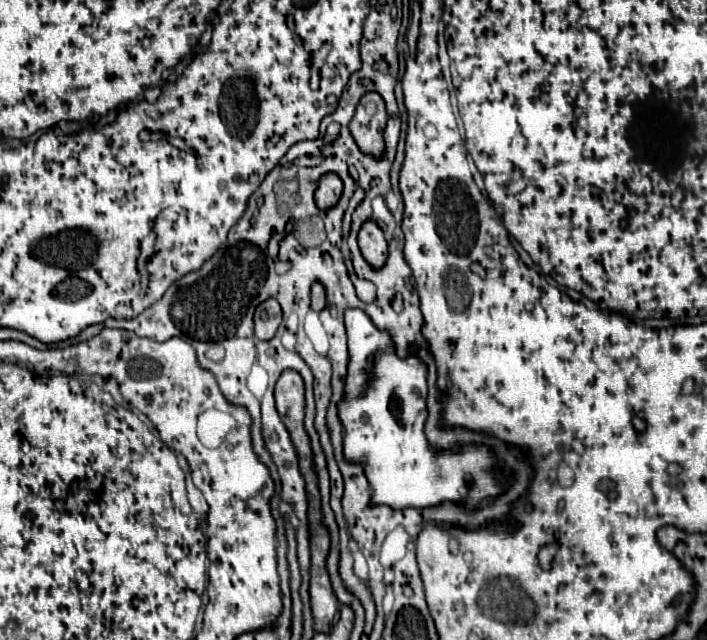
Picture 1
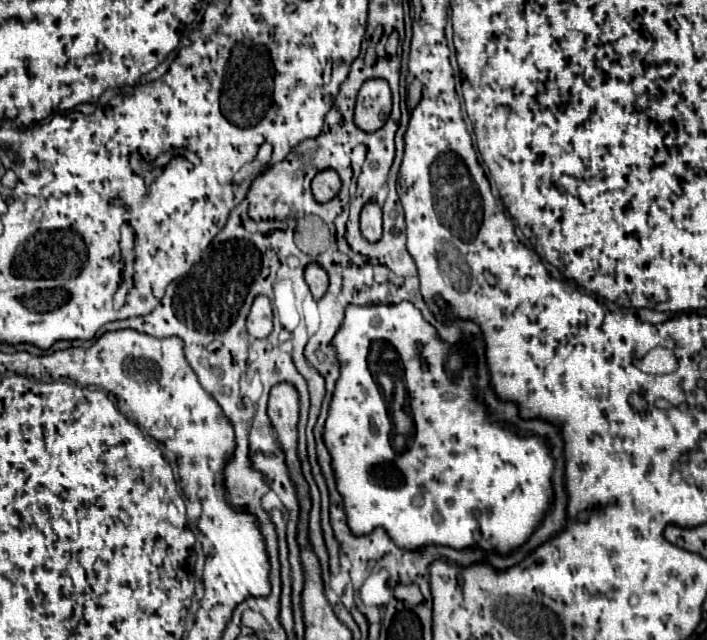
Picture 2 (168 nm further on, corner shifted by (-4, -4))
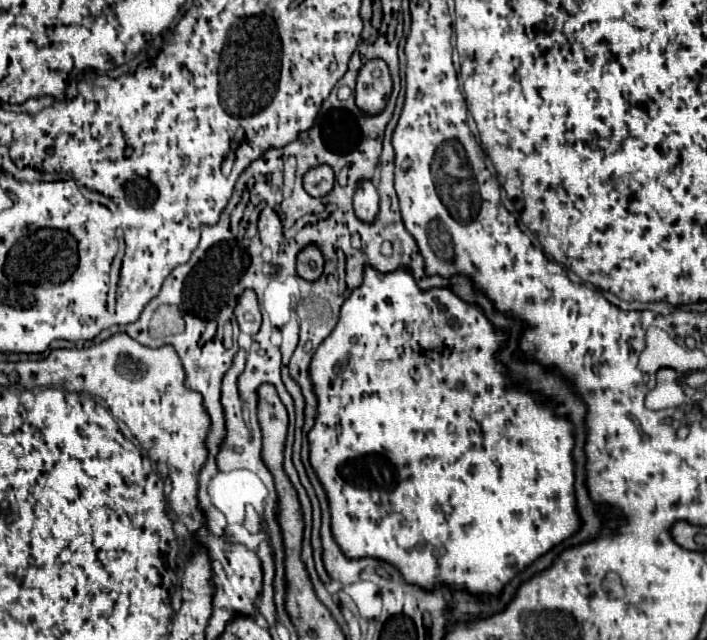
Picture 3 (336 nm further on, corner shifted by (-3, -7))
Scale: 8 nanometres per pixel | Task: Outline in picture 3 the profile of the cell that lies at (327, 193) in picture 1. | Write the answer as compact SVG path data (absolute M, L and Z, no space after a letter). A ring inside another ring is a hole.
M329 165L313 167L303 175L303 187L313 197L325 197L333 189L333 183L335 183L335 175Z

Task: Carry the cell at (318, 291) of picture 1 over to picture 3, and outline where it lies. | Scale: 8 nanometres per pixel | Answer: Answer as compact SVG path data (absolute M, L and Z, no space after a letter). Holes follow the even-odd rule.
M313 243L303 247L301 253L297 255L297 273L307 281L319 279L319 275L323 273L323 265L325 265L323 253Z

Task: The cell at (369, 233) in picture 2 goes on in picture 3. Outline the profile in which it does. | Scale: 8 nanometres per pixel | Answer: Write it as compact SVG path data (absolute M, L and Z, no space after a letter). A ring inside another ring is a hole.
M365 179L357 183L357 191L353 195L353 209L361 221L371 223L379 211L379 195L373 181Z

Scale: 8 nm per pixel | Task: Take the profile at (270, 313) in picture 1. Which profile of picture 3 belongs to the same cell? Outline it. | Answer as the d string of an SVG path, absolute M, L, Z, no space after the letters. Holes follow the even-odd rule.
M249 289L243 291L243 295L239 297L239 301L235 305L235 317L237 317L239 329L243 333L255 335L255 331L259 331L259 327L261 327L261 311L259 311L255 291L249 291Z

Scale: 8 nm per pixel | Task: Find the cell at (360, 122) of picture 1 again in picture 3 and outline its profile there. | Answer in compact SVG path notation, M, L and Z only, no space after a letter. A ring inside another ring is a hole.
M383 59L367 61L357 75L355 101L359 109L375 115L387 105L387 95L391 95L391 75L387 63Z

